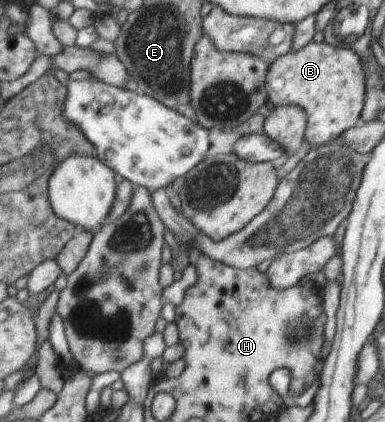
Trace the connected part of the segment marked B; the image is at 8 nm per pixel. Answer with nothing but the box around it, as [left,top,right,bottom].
[267,40,366,147]

